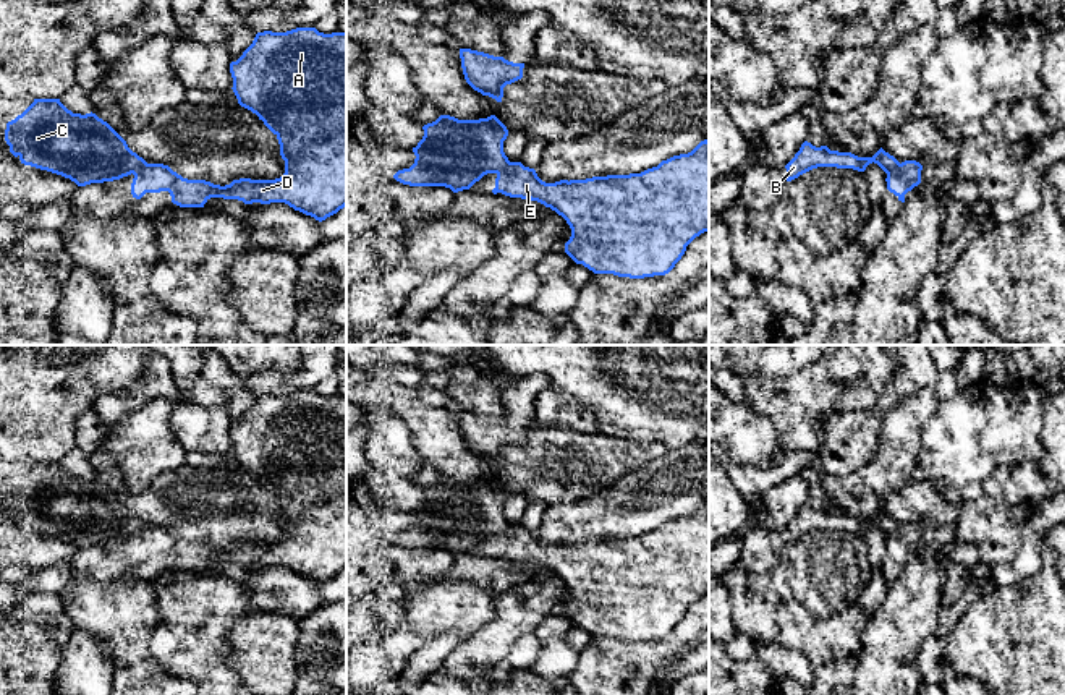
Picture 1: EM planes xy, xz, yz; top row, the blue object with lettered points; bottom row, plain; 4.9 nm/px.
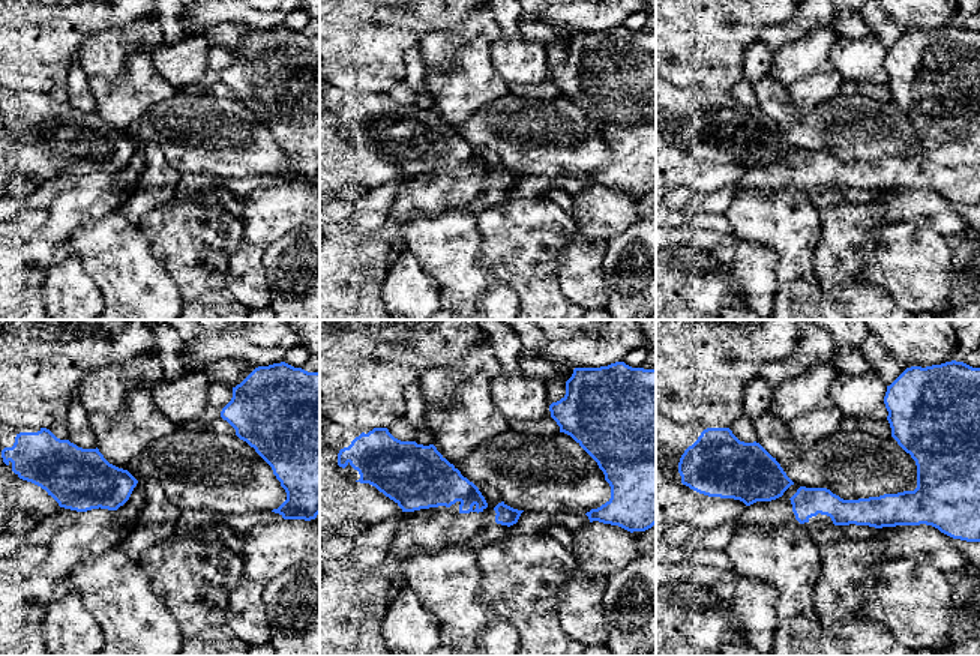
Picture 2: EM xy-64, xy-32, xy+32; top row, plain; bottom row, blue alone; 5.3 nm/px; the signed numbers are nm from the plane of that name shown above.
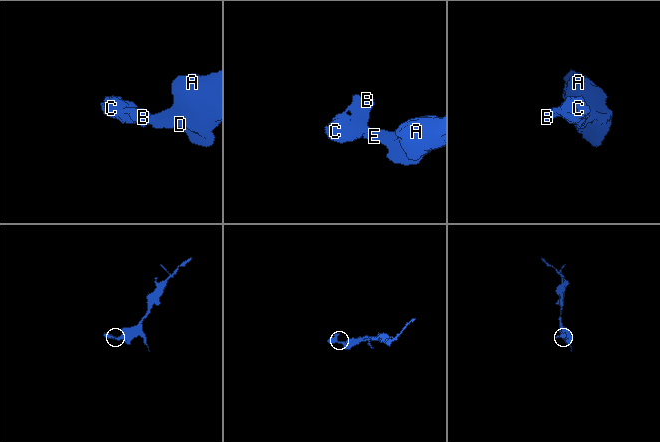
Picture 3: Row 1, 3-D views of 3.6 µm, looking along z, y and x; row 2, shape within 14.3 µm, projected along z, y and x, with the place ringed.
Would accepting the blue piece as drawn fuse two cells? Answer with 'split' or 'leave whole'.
split

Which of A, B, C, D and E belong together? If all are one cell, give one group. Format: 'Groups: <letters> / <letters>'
Groups: A D E / B C

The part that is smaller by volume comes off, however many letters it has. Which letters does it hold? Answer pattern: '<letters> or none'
B, C

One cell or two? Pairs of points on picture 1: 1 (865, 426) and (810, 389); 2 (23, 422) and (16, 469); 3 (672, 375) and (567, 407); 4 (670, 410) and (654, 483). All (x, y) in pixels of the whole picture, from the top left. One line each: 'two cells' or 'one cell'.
1: two cells
2: two cells
3: two cells
4: two cells

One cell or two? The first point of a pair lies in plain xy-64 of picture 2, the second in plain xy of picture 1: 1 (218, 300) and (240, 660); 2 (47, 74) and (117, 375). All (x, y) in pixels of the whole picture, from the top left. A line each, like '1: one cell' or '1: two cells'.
1: two cells
2: one cell

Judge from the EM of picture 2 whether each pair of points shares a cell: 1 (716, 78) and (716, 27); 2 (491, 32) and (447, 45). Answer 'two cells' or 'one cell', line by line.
1: one cell
2: one cell

